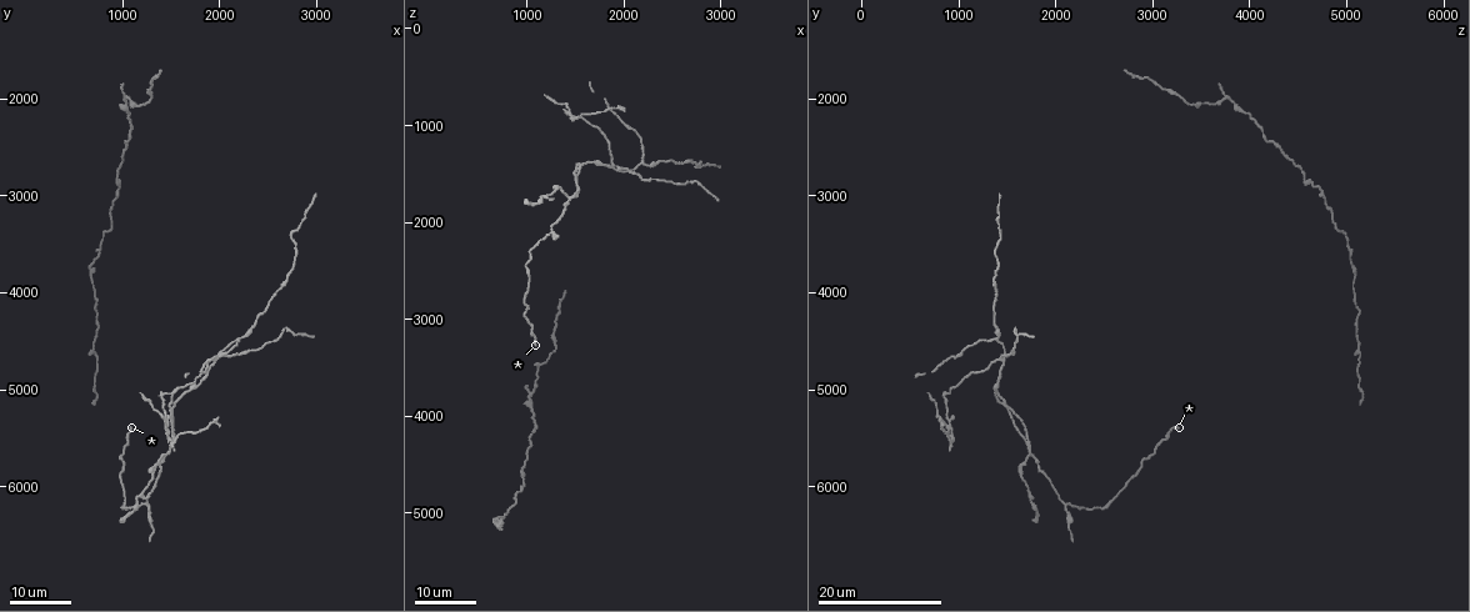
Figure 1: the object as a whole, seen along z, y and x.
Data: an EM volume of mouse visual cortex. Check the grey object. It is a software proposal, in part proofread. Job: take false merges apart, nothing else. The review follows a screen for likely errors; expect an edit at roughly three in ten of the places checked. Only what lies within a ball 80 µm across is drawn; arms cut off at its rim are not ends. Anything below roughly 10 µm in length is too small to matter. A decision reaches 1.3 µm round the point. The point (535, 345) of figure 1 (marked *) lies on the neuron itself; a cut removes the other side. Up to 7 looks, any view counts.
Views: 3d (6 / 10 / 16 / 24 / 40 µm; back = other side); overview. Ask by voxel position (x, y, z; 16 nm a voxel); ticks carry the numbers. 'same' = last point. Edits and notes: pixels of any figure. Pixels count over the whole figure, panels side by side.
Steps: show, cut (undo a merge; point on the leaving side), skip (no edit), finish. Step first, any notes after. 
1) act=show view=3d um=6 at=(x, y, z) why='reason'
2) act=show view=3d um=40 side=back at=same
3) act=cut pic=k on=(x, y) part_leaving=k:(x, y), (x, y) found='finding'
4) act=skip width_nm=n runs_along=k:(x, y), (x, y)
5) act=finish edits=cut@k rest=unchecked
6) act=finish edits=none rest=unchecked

act=show view=3d um=16 at=(1400, 5660, 1740) why='three arms meet'

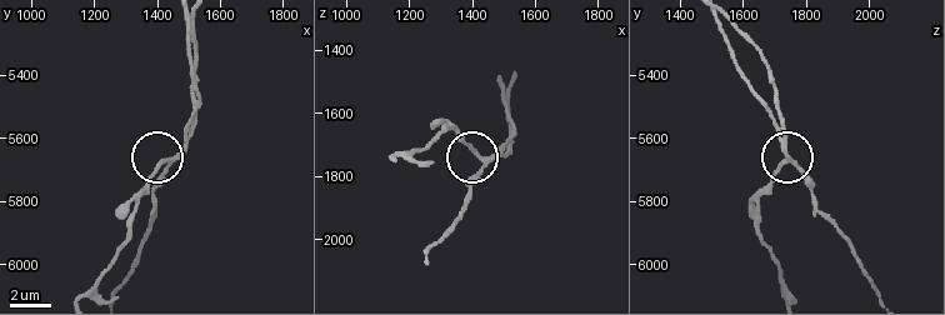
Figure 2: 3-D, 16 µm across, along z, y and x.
act=show view=3d um=6 at=(1430, 5660, 1740)

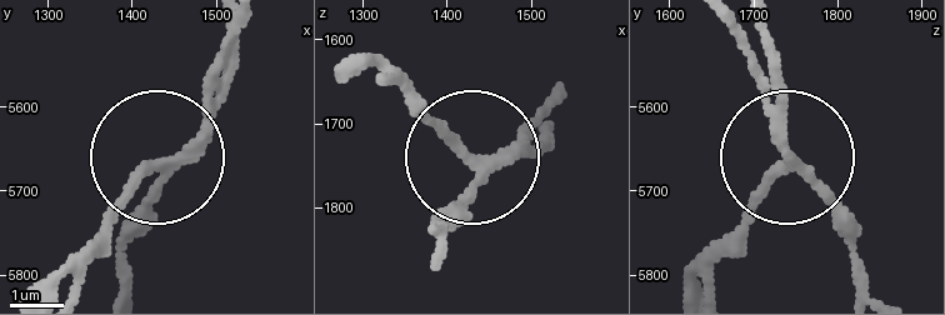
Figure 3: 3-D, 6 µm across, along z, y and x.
act=cut pic=3 on=(130, 174) width_nm=190 part_leaving=3:(189, 144), (140, 184), (78, 291) found='a second neuron is stuck on'

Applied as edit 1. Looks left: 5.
act=show view=3d um=16 at=(1960, 4700, 1420) why='four or more arms meet'

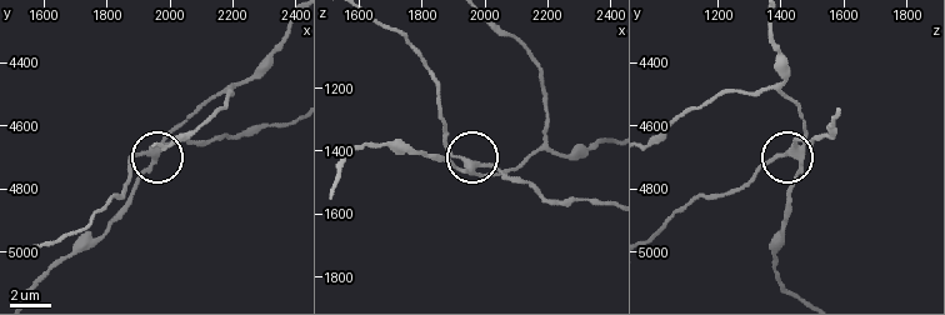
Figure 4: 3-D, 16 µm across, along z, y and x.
act=show view=3d um=6 at=(1940, 4690, 1420) why='closer look'

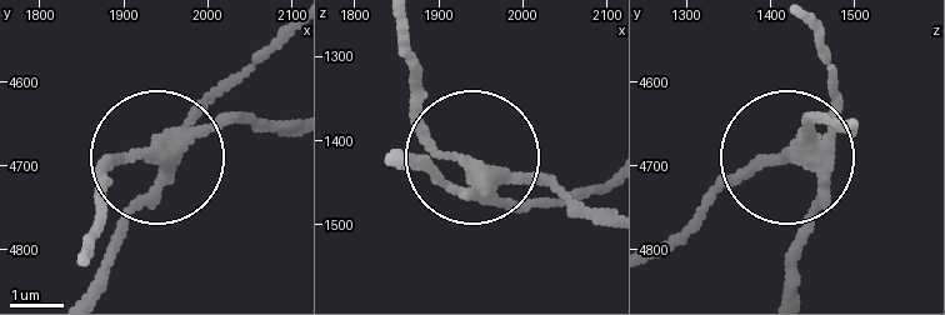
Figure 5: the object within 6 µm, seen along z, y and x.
act=cut pic=5 on=(111, 155) arms=4 part_leaving=5:(479, 188), (425, 125), (403, 31) found='two neurons meet here'

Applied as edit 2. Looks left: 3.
act=show view=3d um=16 at=(2220, 4440, 1360) why='three-way junction'

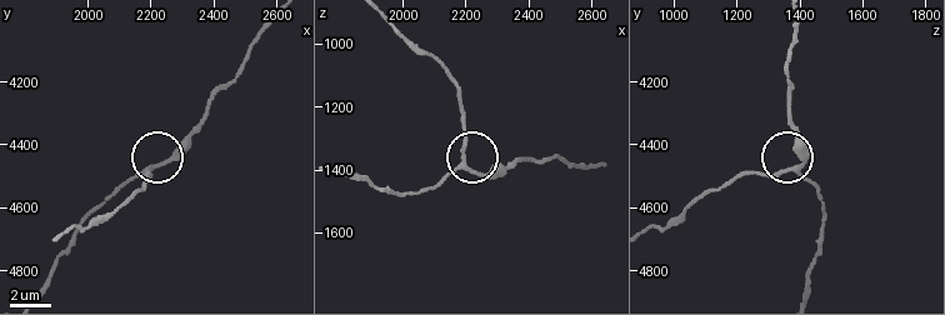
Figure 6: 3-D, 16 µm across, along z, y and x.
act=show view=3d um=6 at=(2190, 4480, 1390)

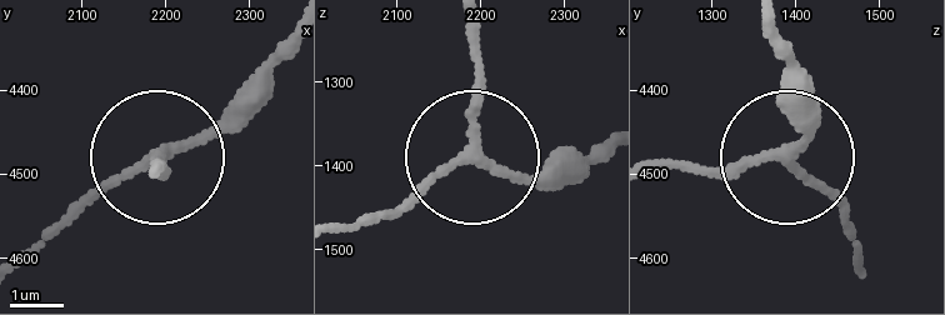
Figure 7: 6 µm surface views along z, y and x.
act=show view=3d um=6 side=back at=(2195, 4475, 1385)

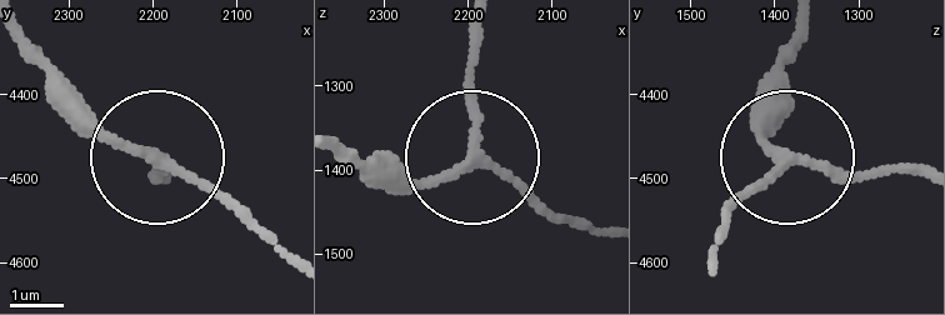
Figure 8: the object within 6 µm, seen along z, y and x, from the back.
act=skip runs_along=8:(608, 235), (554, 218), (478, 154), (473, 20) found='continuous, no second neuron'

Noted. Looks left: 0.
act=finish edits=cut@3,cut@5 rest=unchecked

